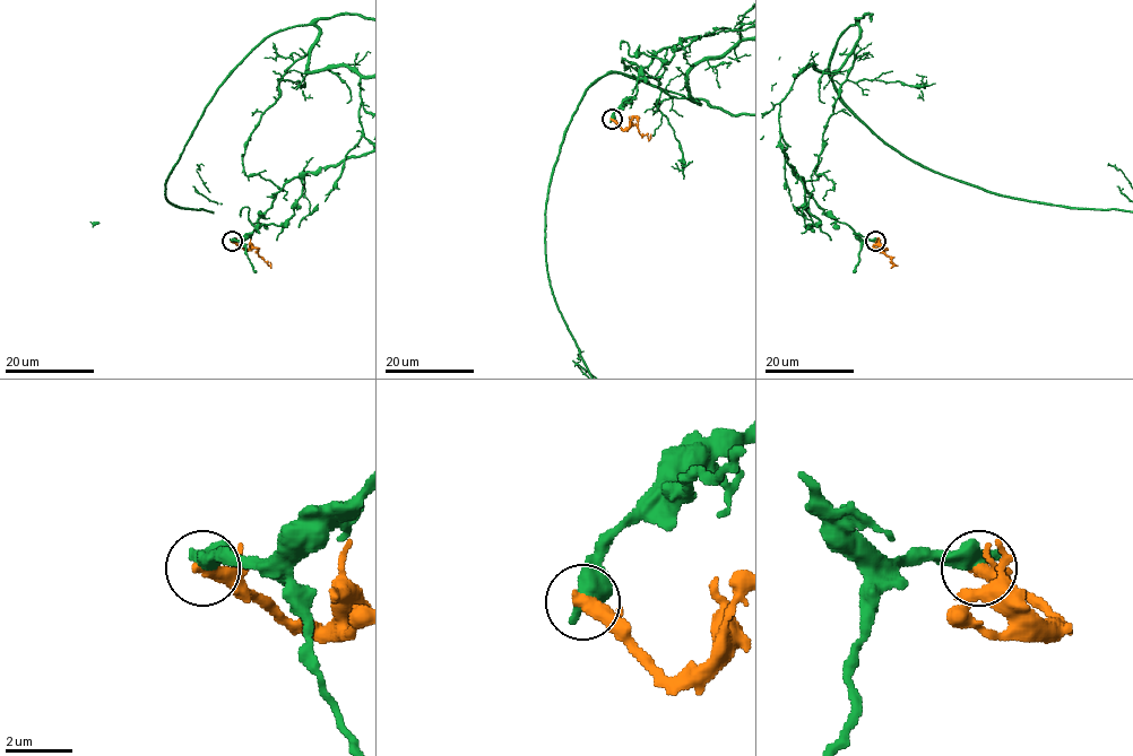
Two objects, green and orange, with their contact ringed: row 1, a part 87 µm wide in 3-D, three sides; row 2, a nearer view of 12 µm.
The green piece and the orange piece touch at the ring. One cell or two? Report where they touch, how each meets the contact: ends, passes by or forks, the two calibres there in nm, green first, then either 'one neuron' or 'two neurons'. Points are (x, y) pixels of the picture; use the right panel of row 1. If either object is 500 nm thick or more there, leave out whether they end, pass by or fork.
place (875, 241); calibres 650 and 320 nm; two neurons

